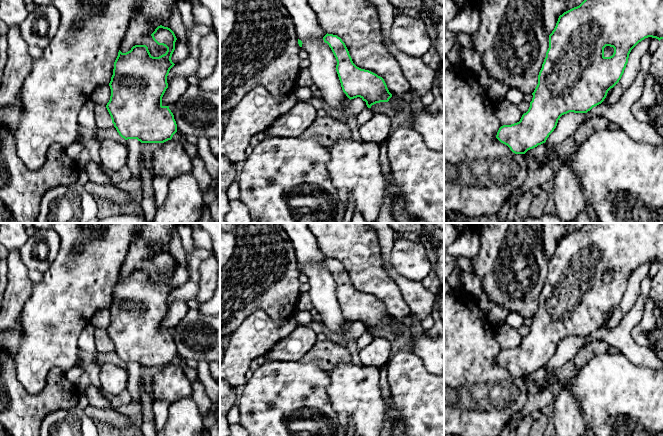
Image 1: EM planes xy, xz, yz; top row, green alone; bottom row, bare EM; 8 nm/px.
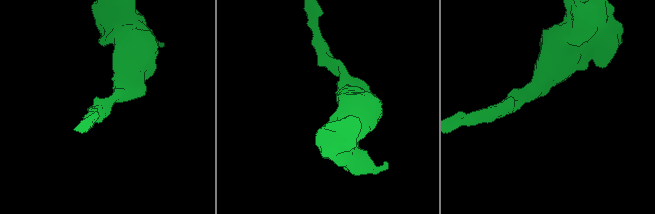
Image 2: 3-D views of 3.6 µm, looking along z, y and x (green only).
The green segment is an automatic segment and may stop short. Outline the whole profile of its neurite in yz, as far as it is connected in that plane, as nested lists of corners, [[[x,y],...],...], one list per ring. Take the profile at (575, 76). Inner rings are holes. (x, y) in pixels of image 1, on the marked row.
[[[584,0],[579,6],[564,12],[549,35],[549,48],[528,111],[519,122],[501,126],[496,138],[515,154],[525,154],[545,143],[562,115],[587,113],[604,101],[608,91],[621,79],[631,50],[648,37],[663,39],[663,0]],[[606,46],[614,48],[610,57],[604,56]]]

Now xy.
[[[162,25],[158,26],[151,36],[158,45],[163,45],[167,48],[166,53],[159,57],[153,57],[146,45],[135,45],[126,53],[122,53],[119,50],[114,62],[113,75],[109,83],[111,96],[106,108],[111,116],[114,127],[125,140],[137,139],[141,143],[164,143],[171,140],[177,132],[177,124],[173,113],[169,109],[169,106],[162,105],[162,97],[168,88],[167,76],[170,69],[175,65],[171,57],[175,50],[177,38],[170,28]]]

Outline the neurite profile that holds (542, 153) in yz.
[[[543,143],[533,149],[528,150],[525,155],[533,157],[539,166],[543,162],[549,164],[552,156],[552,147]]]

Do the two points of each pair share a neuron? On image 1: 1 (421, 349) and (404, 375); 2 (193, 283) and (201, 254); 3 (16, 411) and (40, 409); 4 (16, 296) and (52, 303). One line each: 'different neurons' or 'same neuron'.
1: different neurons
2: same neuron
3: same neuron
4: different neurons

